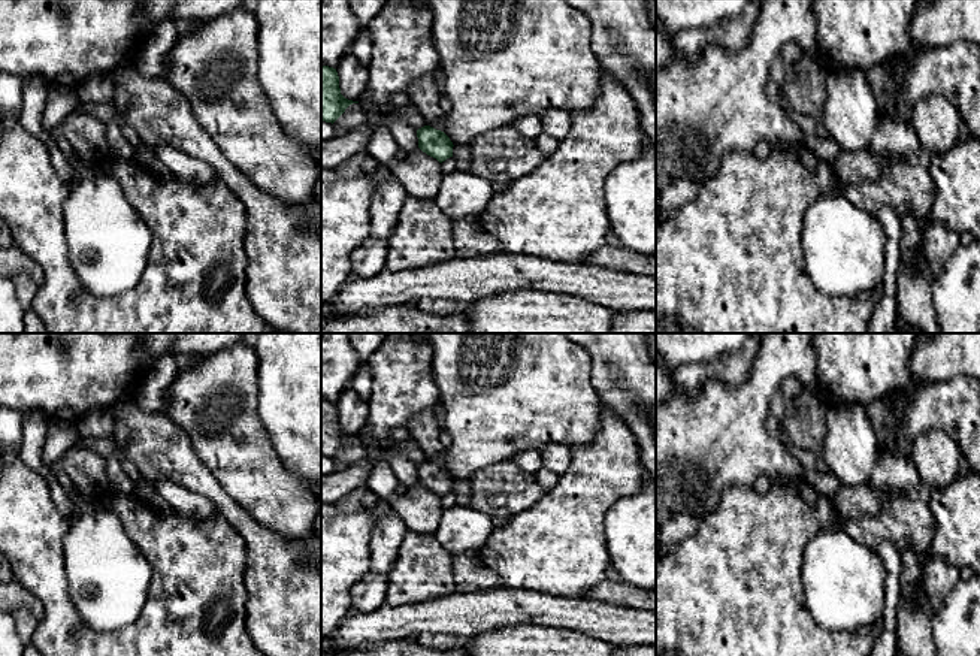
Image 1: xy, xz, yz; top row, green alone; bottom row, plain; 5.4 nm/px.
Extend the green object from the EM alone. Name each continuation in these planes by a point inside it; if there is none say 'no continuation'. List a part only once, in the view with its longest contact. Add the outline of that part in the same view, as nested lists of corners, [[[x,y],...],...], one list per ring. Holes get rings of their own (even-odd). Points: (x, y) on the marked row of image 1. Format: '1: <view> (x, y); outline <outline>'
no continuation

